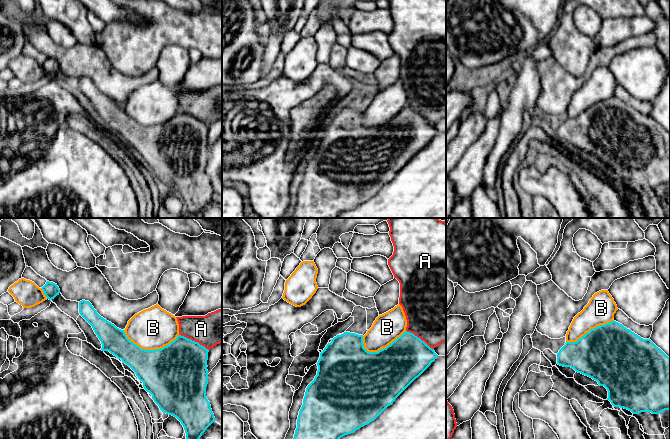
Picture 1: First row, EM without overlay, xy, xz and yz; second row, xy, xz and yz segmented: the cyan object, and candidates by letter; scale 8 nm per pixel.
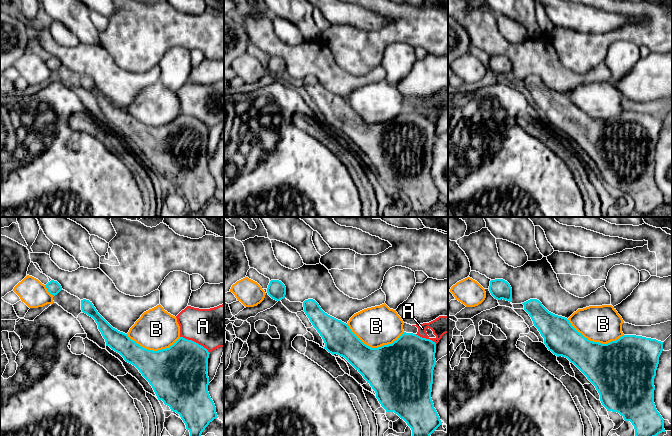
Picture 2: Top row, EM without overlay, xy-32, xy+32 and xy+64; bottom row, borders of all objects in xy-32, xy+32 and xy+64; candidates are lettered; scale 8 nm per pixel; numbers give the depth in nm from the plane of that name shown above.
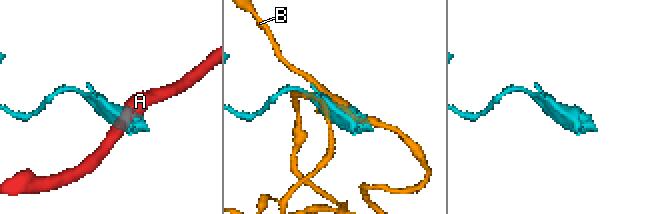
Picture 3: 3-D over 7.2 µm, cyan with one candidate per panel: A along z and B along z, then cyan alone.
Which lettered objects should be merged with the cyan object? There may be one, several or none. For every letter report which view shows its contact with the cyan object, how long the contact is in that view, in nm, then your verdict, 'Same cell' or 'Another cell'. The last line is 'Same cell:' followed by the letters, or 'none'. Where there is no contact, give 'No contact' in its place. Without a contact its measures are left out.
A: Touches cyan in xy. Shared border 280 nm. Another cell
B: Touches cyan in xy. Shared border 440 nm. Another cell
Same cell: none

